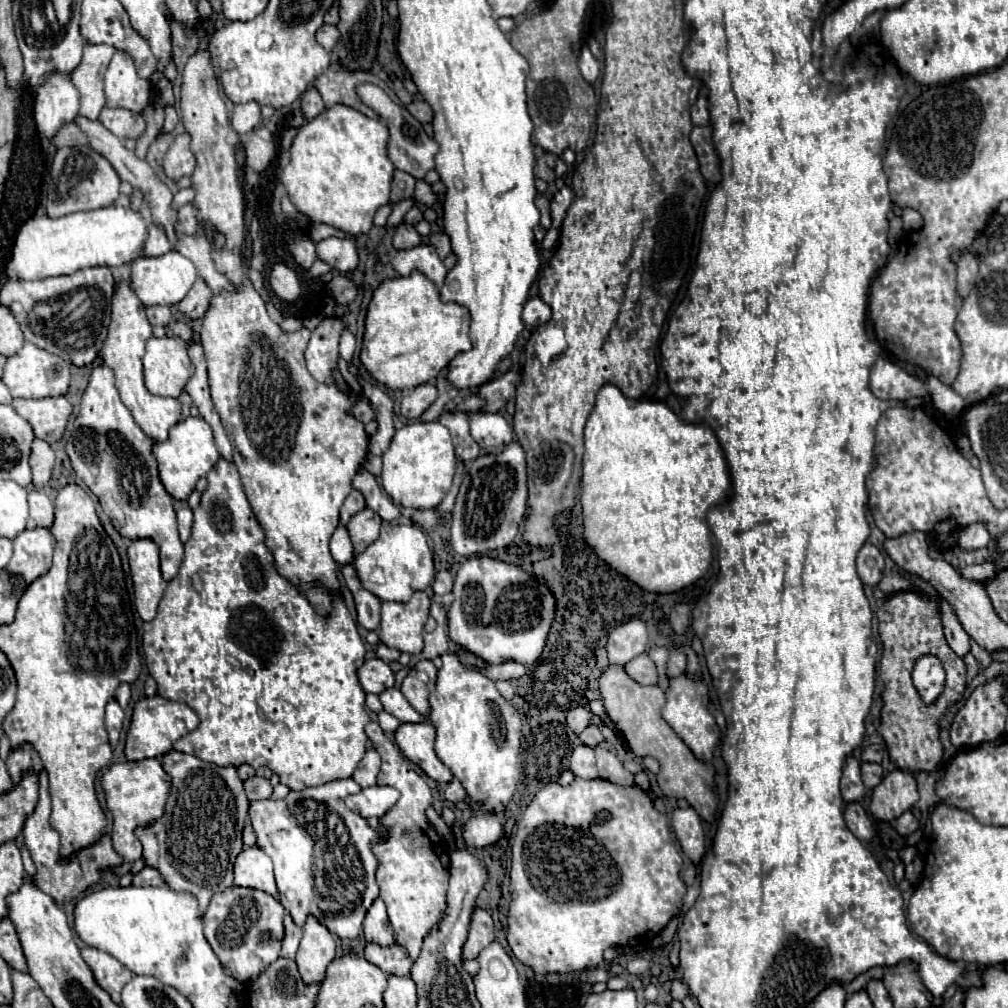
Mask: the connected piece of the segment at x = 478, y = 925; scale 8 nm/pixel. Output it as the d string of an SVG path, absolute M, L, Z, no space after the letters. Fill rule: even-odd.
M475 907L471 913L469 935L463 945L463 959L475 959L477 953L481 949L485 949L489 945L489 941L493 941L493 939L497 939L497 933L495 933L491 915L485 909Z

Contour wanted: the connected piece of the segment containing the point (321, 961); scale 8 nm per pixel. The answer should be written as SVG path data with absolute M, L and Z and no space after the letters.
M307 915L295 959L305 983L321 983L327 965L335 959L335 937L313 915Z

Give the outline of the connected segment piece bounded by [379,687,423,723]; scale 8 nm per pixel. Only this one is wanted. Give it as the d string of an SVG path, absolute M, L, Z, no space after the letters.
M391 687L391 689L385 689L383 693L379 693L379 701L383 703L383 709L387 713L395 715L399 721L409 721L409 723L423 721L423 717L409 705L405 695L397 687Z

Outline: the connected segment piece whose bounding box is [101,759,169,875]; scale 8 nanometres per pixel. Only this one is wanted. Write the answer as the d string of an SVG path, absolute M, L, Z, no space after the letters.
M141 759L141 761L125 761L125 763L115 763L111 765L103 777L101 777L101 787L105 791L105 801L107 809L113 817L113 847L115 851L123 857L121 865L115 867L105 867L105 871L113 871L115 875L125 875L129 873L133 861L141 857L141 843L135 837L135 827L137 825L149 825L157 817L161 817L165 809L165 797L169 795L169 775L165 773L163 765L159 759Z

